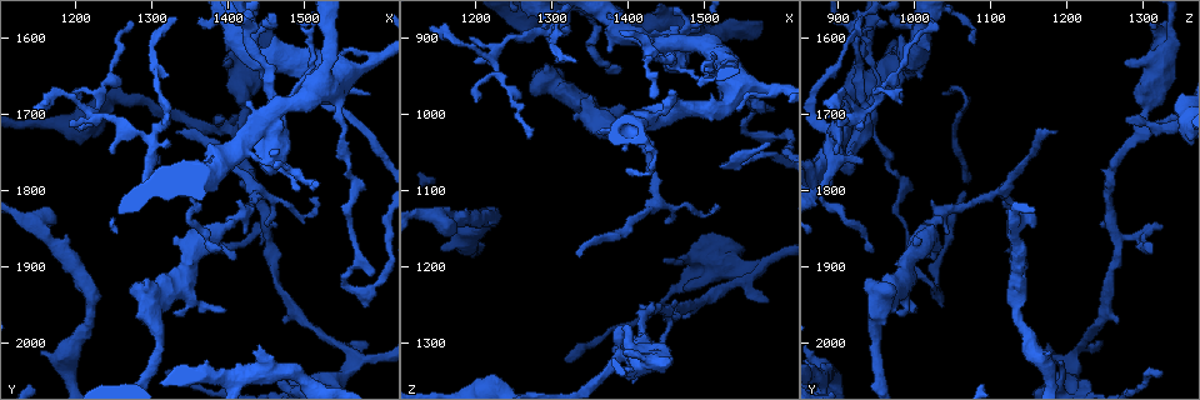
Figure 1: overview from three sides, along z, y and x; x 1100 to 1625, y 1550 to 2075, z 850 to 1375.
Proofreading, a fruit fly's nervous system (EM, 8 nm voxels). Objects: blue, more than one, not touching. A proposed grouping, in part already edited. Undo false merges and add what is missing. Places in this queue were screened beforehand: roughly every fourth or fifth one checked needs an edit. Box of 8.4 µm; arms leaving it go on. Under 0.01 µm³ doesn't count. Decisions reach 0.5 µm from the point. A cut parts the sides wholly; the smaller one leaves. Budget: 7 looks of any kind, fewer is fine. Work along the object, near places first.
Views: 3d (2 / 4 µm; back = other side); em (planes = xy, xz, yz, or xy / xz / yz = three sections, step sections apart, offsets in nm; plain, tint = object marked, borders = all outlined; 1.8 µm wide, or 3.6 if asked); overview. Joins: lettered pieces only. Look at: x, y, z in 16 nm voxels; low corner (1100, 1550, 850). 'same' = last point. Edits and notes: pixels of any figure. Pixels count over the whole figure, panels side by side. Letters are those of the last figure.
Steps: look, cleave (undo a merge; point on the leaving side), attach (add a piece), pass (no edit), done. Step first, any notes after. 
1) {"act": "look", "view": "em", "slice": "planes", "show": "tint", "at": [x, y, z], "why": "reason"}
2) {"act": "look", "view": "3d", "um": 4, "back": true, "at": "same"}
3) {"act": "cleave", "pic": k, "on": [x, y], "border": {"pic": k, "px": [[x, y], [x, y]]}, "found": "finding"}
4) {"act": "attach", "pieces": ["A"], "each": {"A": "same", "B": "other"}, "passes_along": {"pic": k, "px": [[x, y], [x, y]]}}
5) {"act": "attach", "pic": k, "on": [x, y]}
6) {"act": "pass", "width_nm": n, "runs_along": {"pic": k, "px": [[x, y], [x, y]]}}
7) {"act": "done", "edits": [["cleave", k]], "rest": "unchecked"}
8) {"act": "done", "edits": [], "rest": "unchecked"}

{"act": "look", "view": "3d", "um": 4, "at": [1335, 1725, 1190], "why": "thin end"}

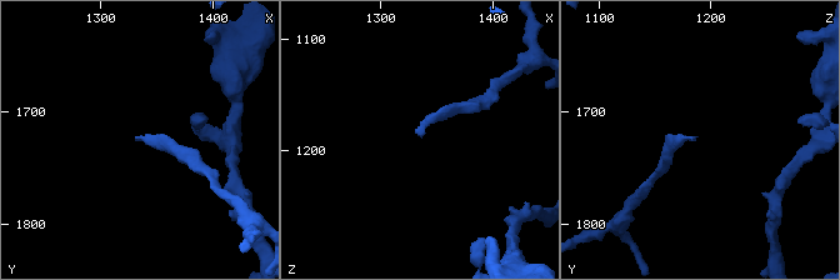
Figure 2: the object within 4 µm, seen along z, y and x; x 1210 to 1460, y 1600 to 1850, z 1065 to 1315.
{"act": "look", "view": "em", "slice": "planes", "show": "tint", "at": [1336, 1722, 1186]}

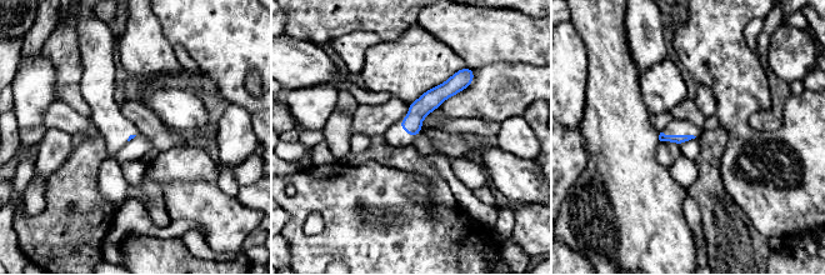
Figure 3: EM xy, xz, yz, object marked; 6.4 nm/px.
{"act": "look", "view": "em", "slice": "planes", "show": "borders", "at": "same"}

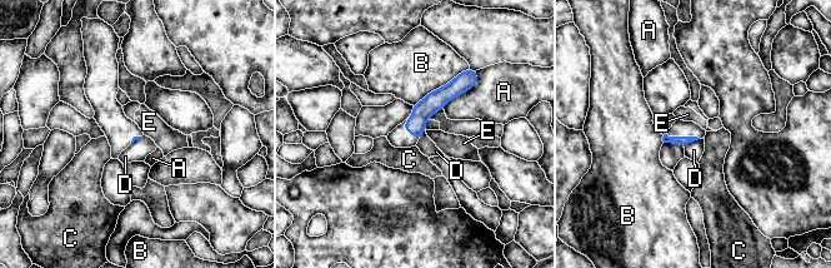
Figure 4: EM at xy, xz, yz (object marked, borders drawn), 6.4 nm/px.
{"act": "pass", "each": {"A": "other", "B": "other", "C": "other", "D": "other", "E": "other"}, "found": "no lettered piece goes on from it"}

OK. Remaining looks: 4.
{"act": "look", "view": "em", "slice": "planes", "show": "borders", "at": [1415, 1725, 1300], "why": "sharp bend"}

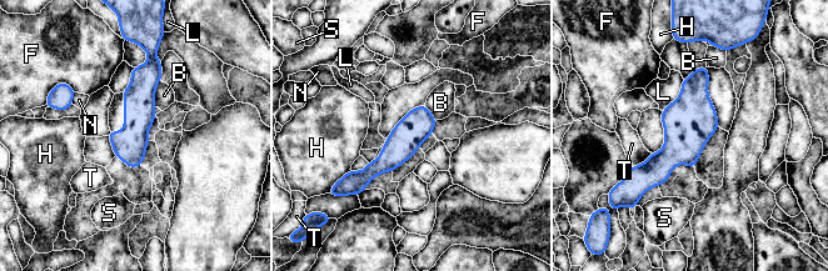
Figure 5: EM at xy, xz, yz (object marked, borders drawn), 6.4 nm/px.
{"act": "pass", "width_nm": 200, "each": {"B": "other", "F": "other", "H": "other", "L": "other", "N": "other", "S": "other", "T": "other"}, "found": "continuous, no second cell"}

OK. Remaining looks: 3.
{"act": "look", "view": "em", "slice": "xy", "step": 16, "show": "tint", "at": [1475, 1770, 885]}

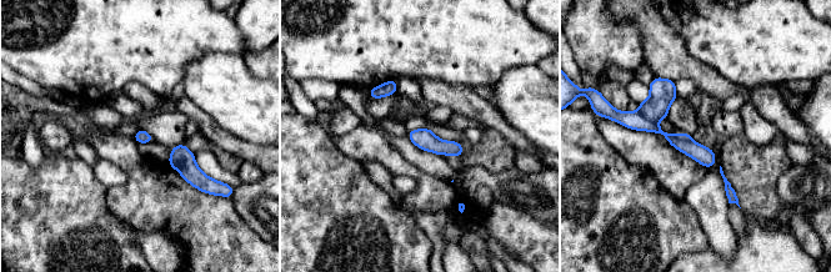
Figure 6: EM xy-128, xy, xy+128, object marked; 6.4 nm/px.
{"act": "look", "view": "em", "slice": "xz", "step": 16, "show": "tint", "at": "same"}

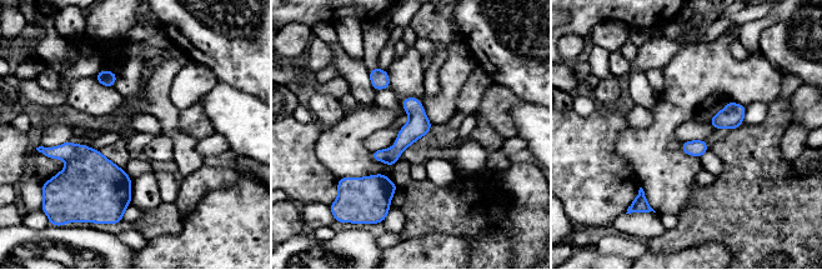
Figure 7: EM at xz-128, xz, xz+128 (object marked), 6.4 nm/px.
{"act": "look", "view": "em", "slice": "xz", "step": 16, "show": "borders", "at": "same"}

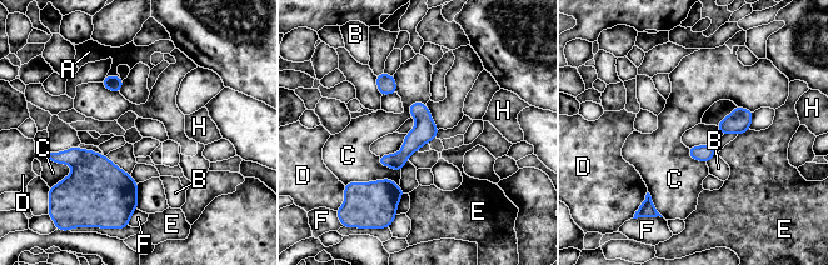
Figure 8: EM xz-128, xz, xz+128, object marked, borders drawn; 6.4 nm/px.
{"act": "cleave", "pic": 8, "on": [98, 194], "each": {"A": "other", "B": "other", "C": "other", "D": "other", "E": "other", "F": "other", "H": "other"}, "part_leaving": {"pic": 8, "px": [[420, 105], [420, 134], [395, 166]]}, "found": "a second cell is stuck on"}

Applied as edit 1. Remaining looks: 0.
{"act": "done", "edits": [["cleave", 8]], "rest": "unchecked"}

